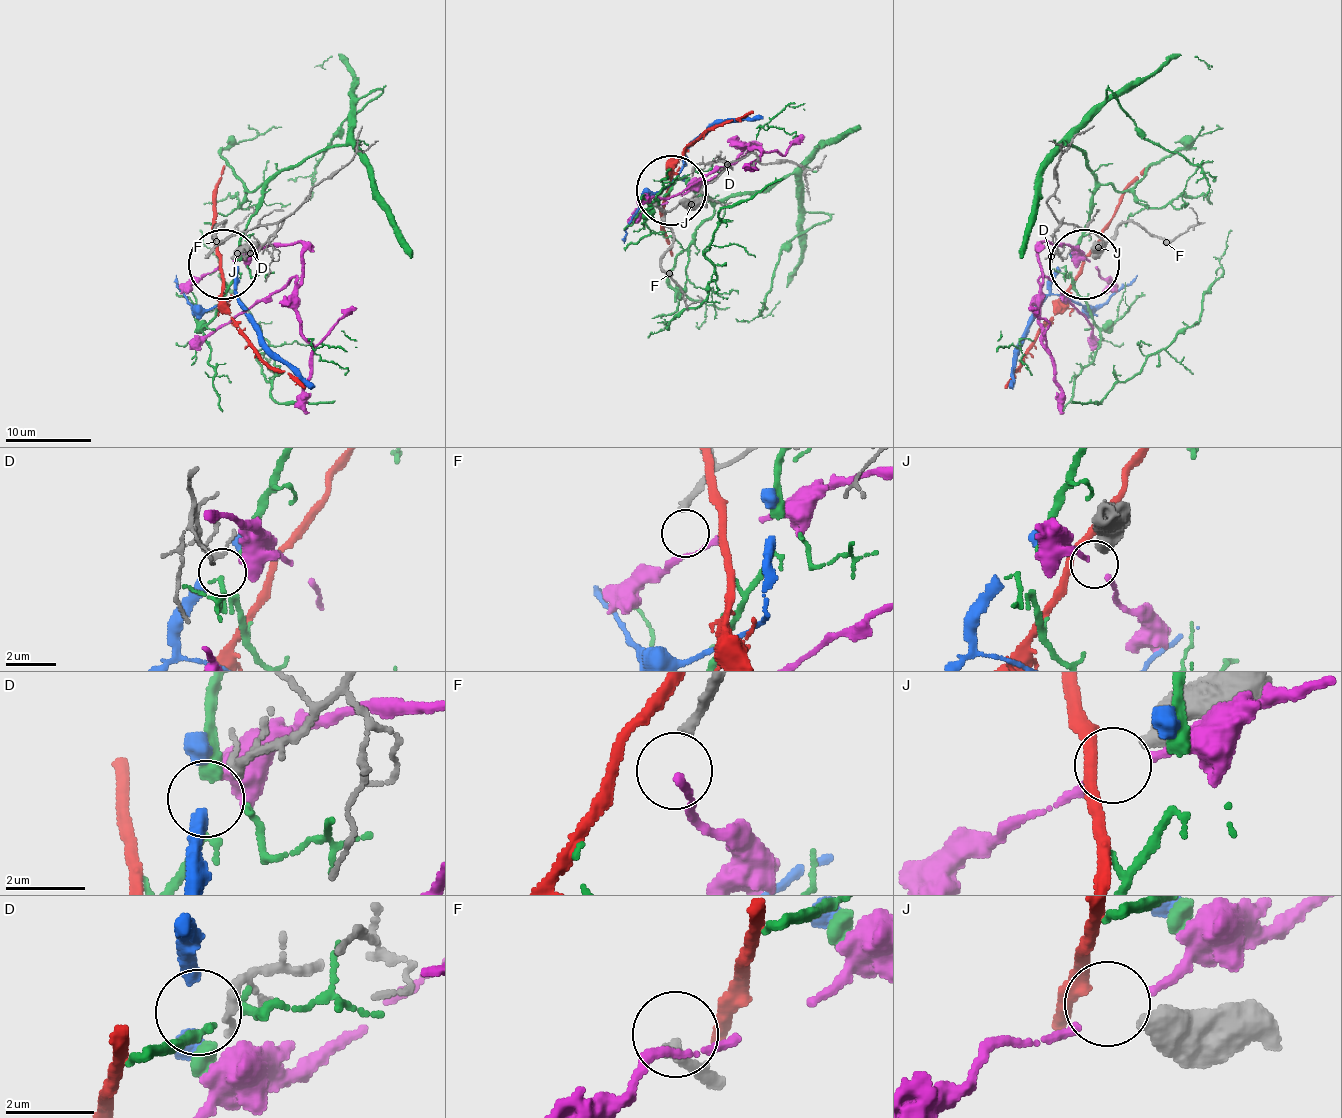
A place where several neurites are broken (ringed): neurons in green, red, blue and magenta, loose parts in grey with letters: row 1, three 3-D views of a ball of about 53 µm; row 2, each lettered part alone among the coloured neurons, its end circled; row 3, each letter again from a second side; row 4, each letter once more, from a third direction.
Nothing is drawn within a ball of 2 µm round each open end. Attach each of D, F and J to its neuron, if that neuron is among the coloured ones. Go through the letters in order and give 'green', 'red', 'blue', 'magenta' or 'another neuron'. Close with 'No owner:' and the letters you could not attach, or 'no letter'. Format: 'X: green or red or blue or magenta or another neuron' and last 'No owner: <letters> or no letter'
D: another neuron
F: another neuron
J: another neuron
No owner: D, F, J

